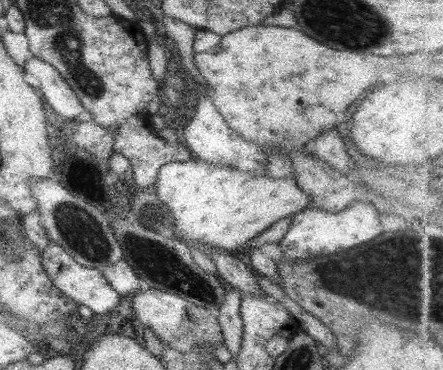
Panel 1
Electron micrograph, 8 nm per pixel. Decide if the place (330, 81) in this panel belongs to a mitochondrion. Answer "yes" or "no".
no

